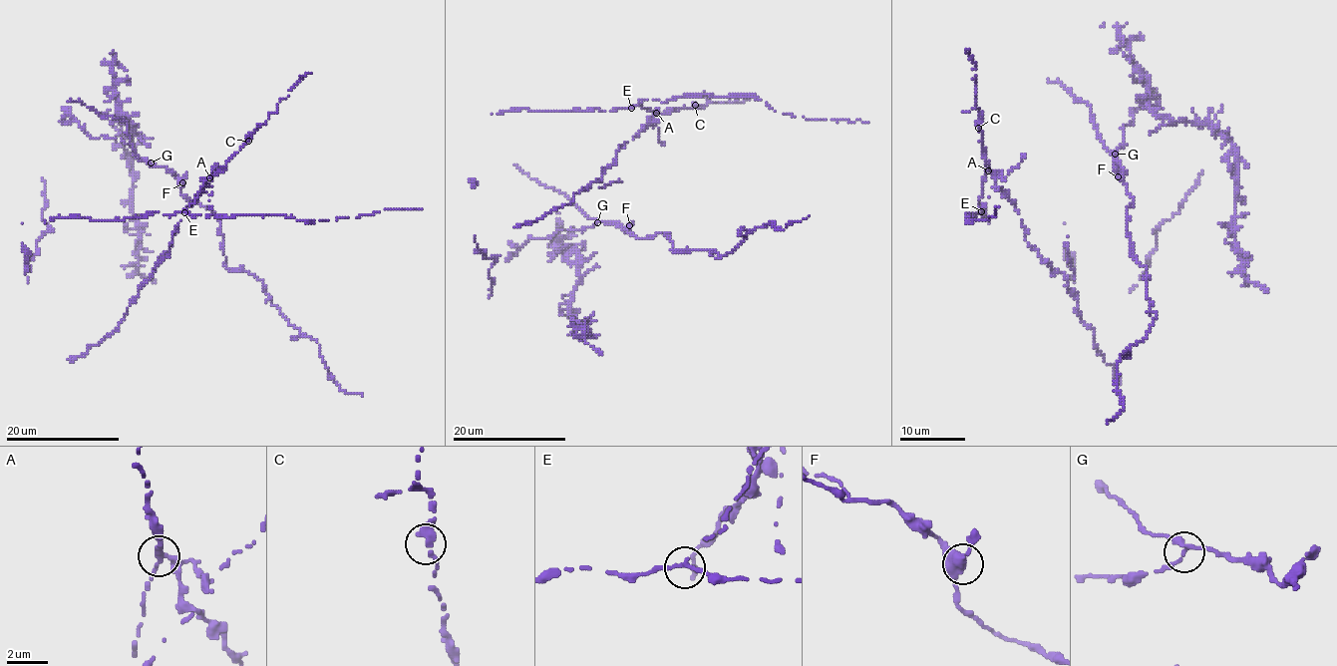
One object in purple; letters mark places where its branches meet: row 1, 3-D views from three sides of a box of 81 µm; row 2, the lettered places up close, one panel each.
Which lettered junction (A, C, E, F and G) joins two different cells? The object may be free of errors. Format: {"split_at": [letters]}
{"split_at": ["A"]}

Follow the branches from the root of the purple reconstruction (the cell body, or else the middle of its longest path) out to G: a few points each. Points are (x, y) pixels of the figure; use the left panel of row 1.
G: (175, 175), (164, 166), (151, 163)

